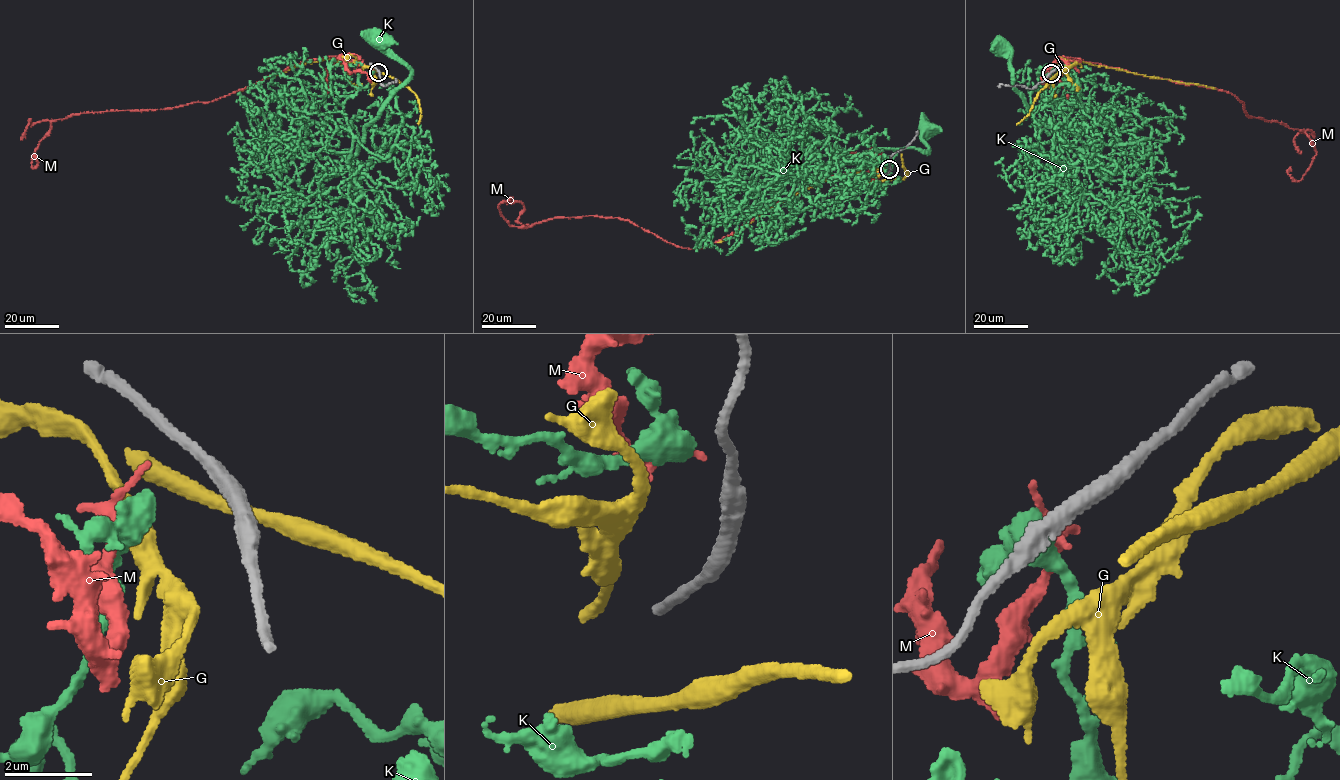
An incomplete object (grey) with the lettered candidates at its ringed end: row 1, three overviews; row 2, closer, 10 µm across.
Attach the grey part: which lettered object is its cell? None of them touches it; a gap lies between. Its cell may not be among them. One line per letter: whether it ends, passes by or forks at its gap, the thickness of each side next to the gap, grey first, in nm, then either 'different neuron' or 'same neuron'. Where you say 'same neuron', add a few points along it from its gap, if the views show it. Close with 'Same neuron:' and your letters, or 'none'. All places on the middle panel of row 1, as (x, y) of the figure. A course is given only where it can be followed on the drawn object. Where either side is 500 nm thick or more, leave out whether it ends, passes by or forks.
G: it forks there; 380 nm thick on the grey side, 360 nm on the other; different neuron
K: it passes by; 380 nm thick on the grey side, 480 nm on the other; different neuron
M: it forks there; 380 nm thick on the grey side, 110 nm on the other; same neuron; it runs (885, 167), (873, 149), (870, 171), (813, 183), (695, 249), (617, 218), (512, 226), (498, 207), (512, 199)
Same neuron: M

